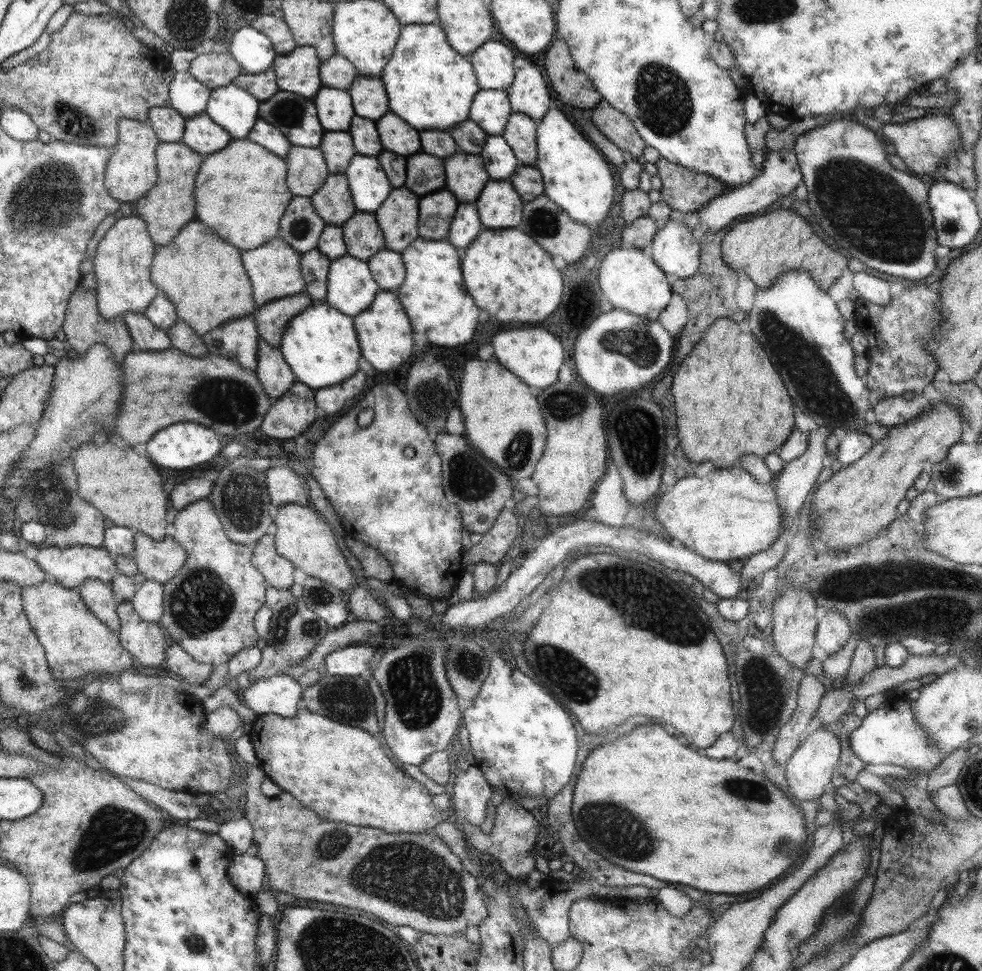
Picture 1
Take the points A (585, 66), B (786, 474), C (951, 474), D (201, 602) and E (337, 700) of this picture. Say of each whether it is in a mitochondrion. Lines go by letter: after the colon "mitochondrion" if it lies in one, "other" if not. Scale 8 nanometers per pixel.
A: other
B: other
C: mitochondrion
D: mitochondrion
E: mitochondrion

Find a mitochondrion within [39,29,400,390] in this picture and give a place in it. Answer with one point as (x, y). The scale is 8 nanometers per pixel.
(80, 130)

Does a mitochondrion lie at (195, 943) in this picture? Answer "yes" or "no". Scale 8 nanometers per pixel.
yes

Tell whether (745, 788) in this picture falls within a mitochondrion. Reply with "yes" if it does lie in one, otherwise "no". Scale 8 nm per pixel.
yes

